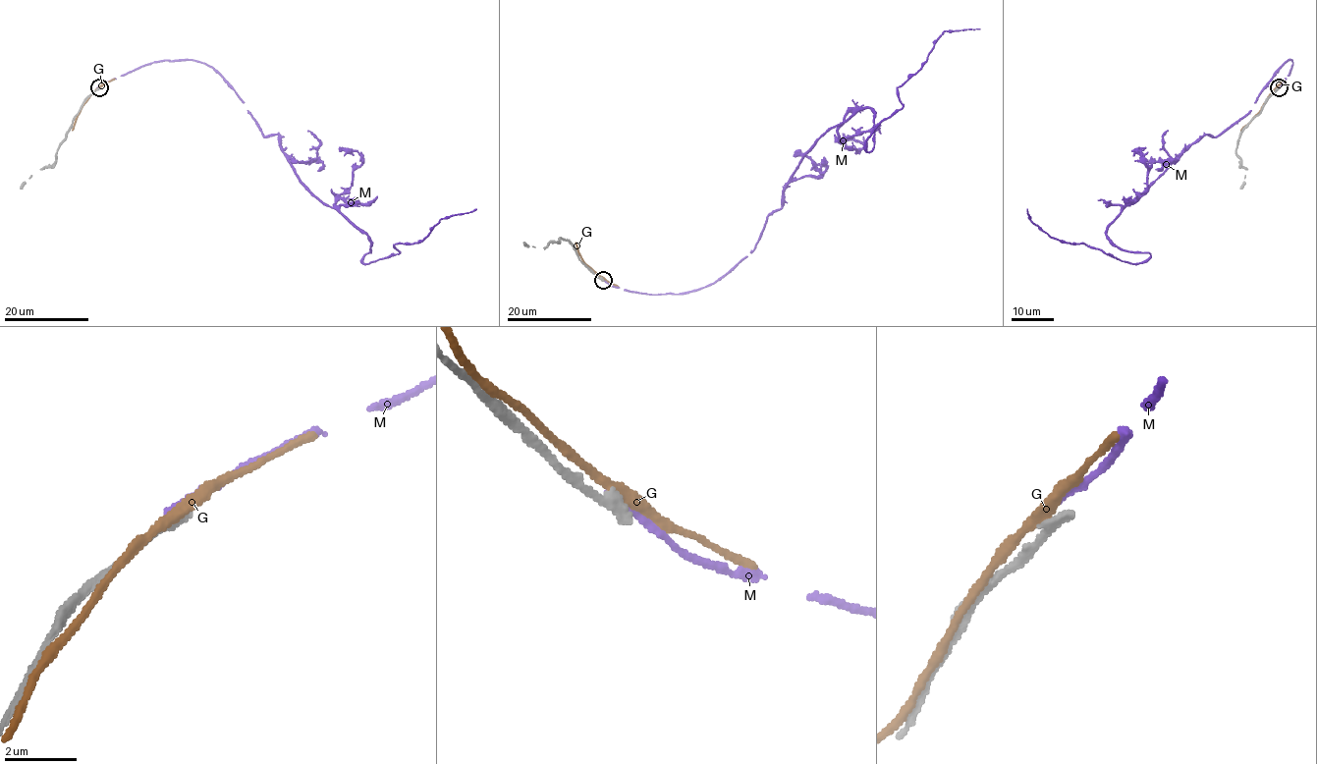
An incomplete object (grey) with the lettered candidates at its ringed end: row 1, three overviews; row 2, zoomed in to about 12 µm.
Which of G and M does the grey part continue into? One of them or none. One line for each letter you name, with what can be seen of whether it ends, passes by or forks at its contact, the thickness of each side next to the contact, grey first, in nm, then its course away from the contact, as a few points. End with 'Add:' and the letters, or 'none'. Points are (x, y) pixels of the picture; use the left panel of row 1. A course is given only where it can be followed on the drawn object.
Add: none

